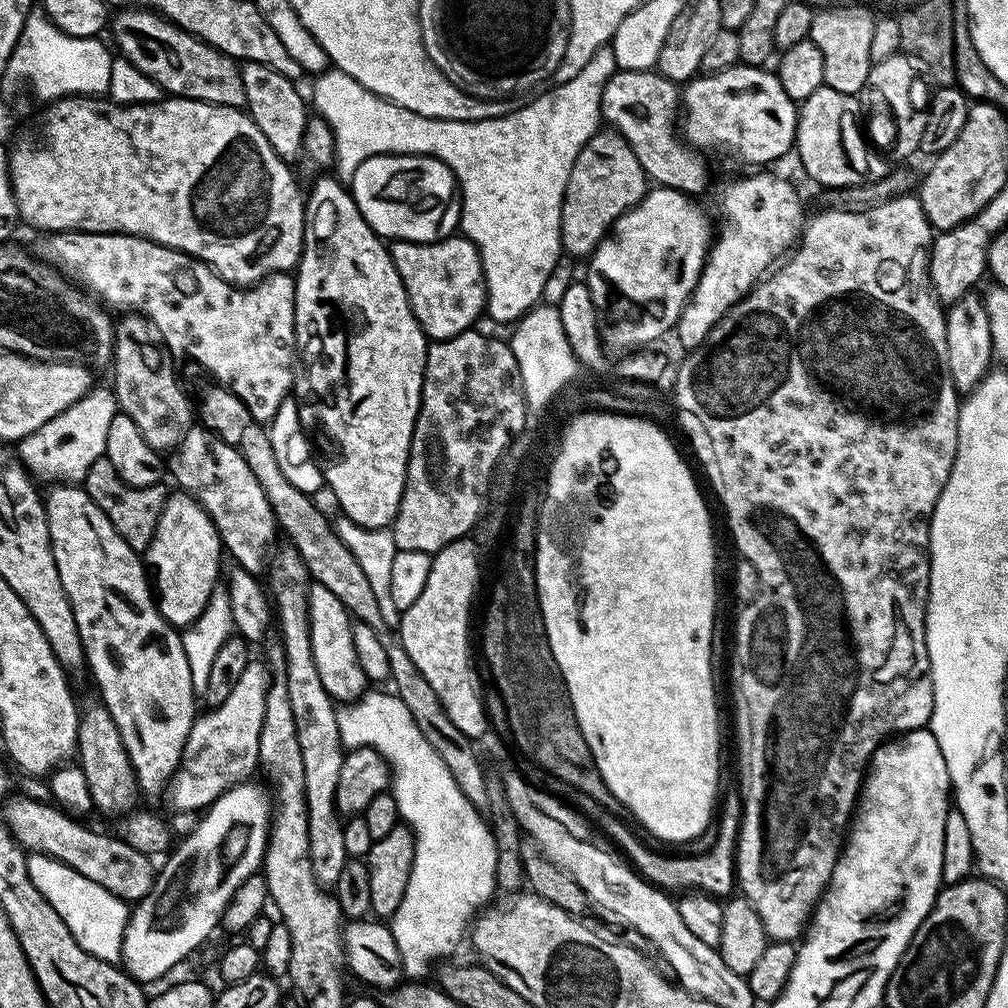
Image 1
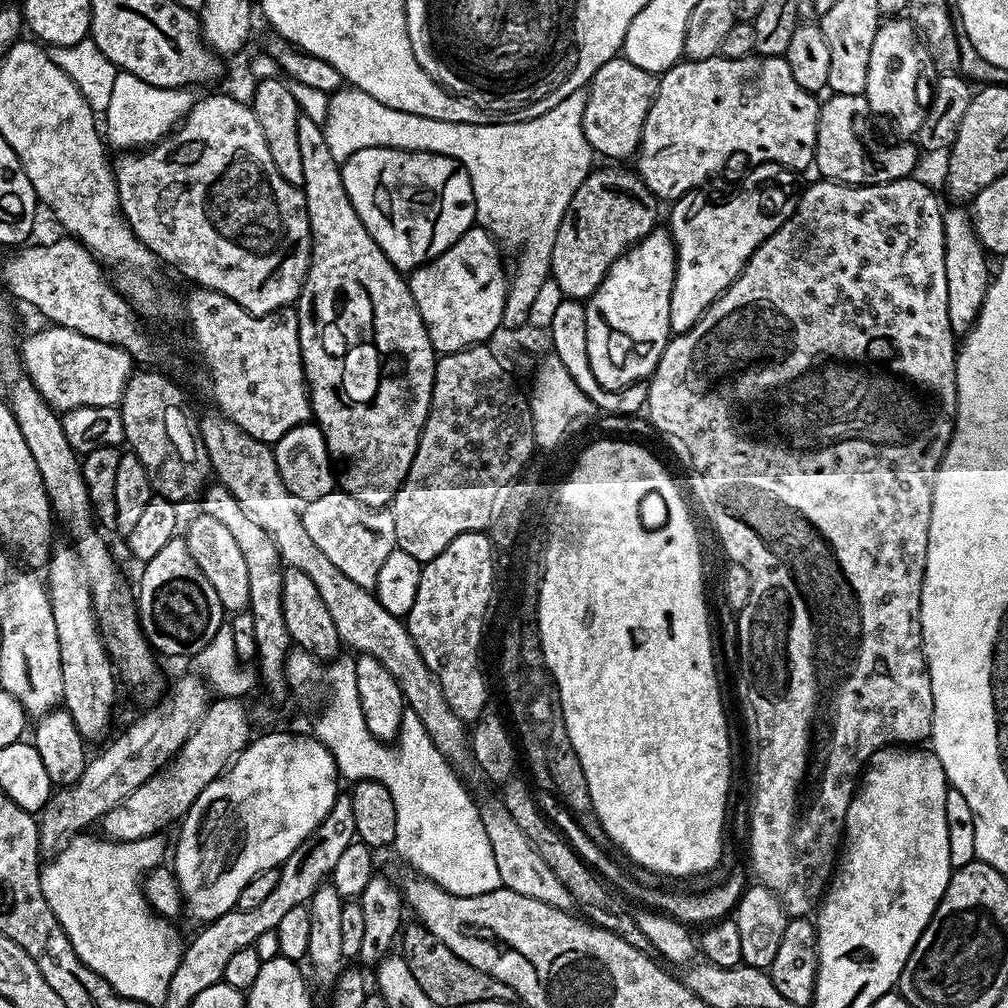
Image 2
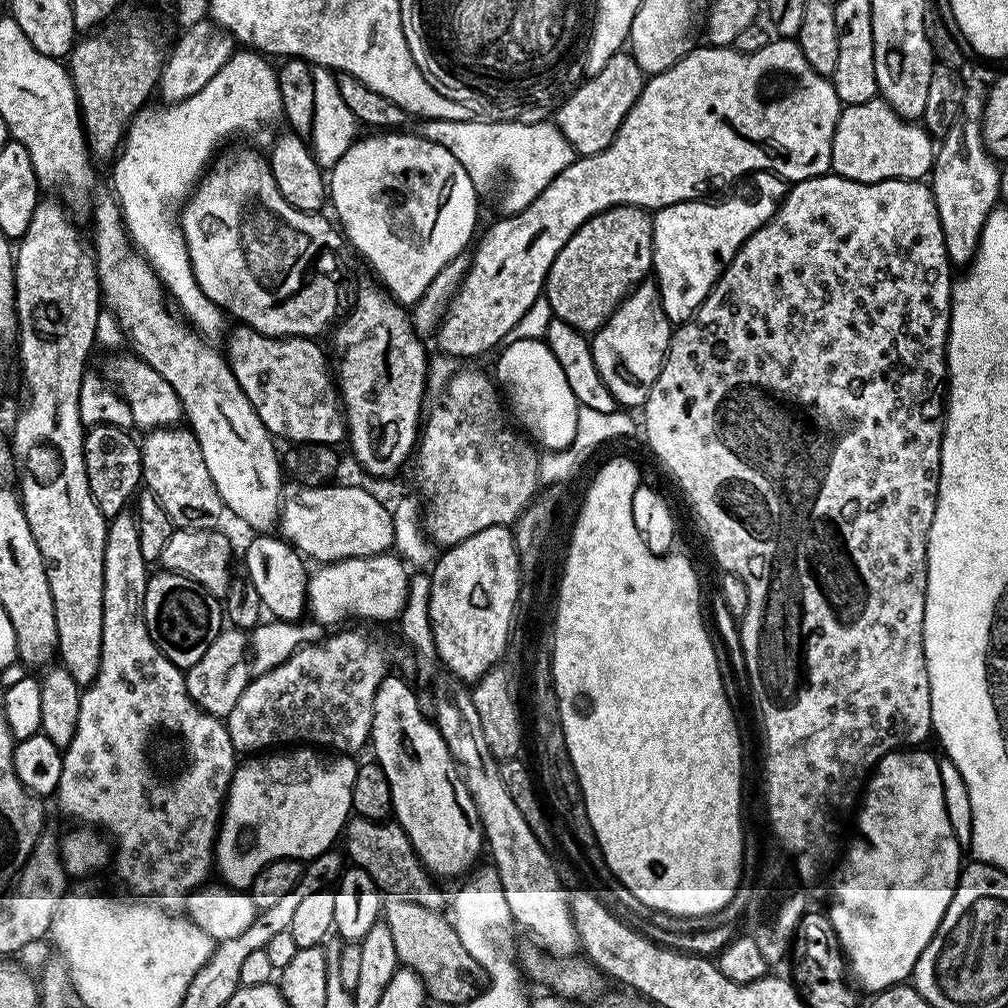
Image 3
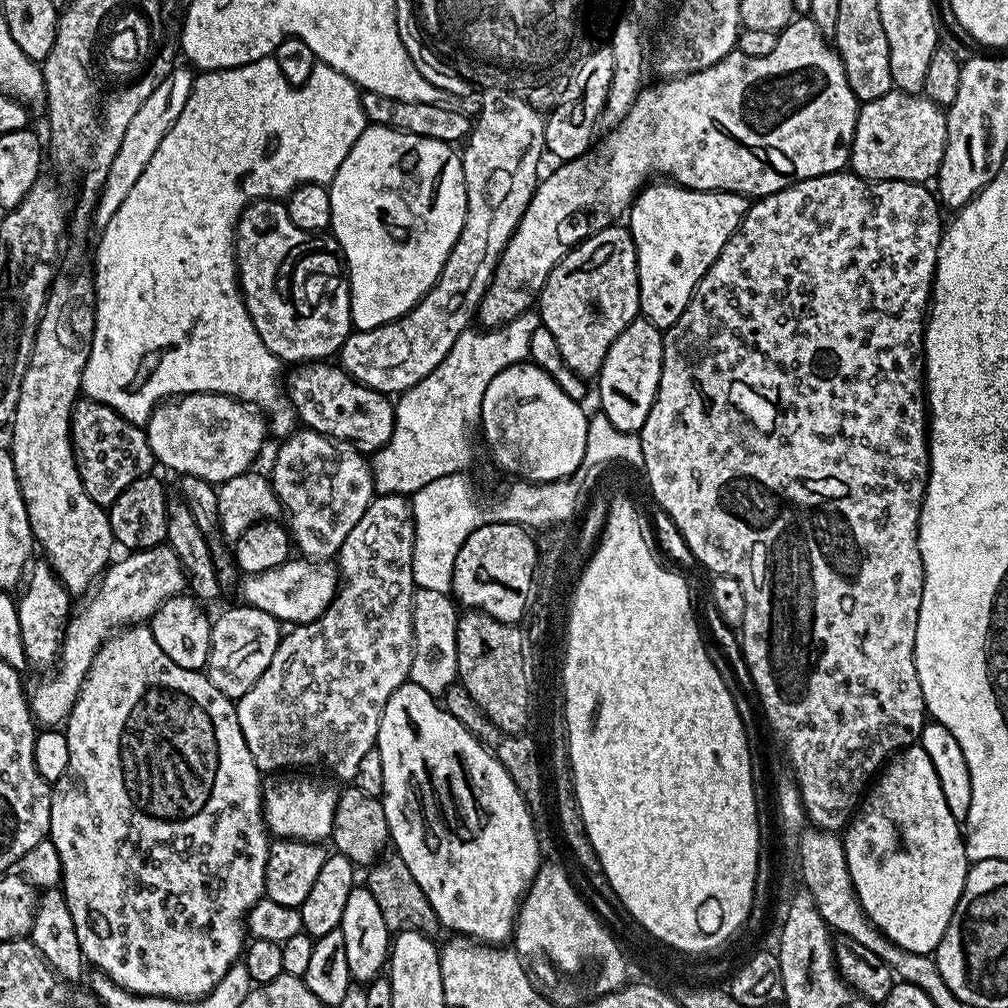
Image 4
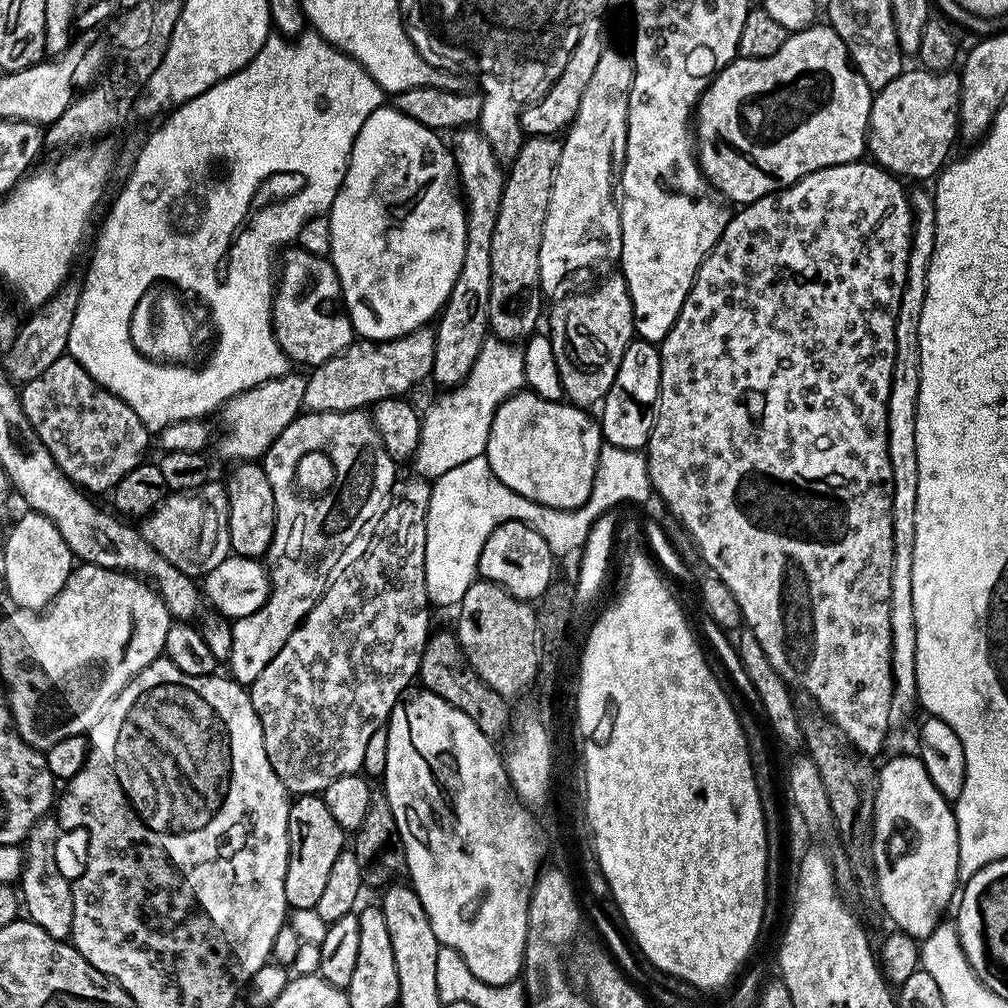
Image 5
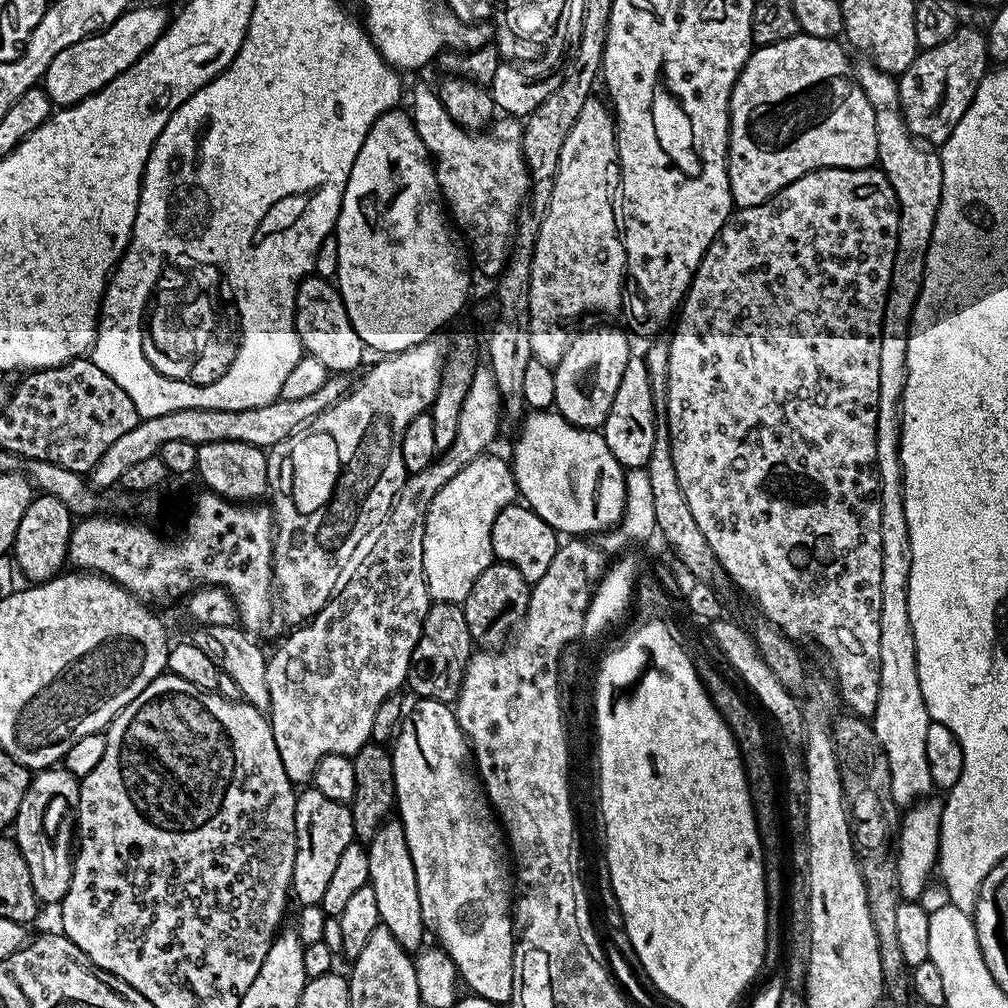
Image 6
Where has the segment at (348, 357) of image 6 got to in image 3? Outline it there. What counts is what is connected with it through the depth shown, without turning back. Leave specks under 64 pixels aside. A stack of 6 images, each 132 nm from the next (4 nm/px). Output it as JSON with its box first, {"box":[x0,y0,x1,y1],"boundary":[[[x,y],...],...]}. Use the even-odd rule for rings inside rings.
{"box":[178,152,346,338],"boundary":[[[228,152],[219,156],[193,187],[178,213],[192,273],[202,294],[231,319],[233,316],[241,325],[267,336],[320,338],[341,315],[340,279],[344,276],[346,249],[341,229],[324,214],[303,212],[290,206],[282,198],[282,190],[278,190],[278,182],[274,182],[274,174],[261,153],[259,156],[256,152]]]}

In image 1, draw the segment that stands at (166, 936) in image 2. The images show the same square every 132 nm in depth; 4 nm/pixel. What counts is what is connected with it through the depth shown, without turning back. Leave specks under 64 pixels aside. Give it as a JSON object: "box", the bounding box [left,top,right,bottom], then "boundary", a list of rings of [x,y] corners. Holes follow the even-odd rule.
{"box":[28,852,130,964],"boundary":[[[33,852],[28,856],[28,874],[30,882],[38,888],[38,894],[42,894],[42,898],[46,898],[46,902],[50,902],[50,906],[58,912],[58,918],[70,926],[70,934],[74,934],[82,950],[111,964],[121,963],[124,931],[130,915],[125,901],[98,886],[98,882],[90,882],[90,878],[78,874],[78,870],[55,860],[53,856],[45,856],[43,852]]]}

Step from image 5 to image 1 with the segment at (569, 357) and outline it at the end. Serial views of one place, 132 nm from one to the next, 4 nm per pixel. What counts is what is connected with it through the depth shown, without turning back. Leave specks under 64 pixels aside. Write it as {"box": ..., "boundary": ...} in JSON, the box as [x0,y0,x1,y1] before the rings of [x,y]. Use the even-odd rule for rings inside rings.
{"box":[560,131,650,258],"boundary":[[[604,131],[595,132],[586,146],[582,146],[566,182],[560,211],[560,246],[567,255],[575,258],[591,257],[600,241],[611,232],[617,218],[650,190],[650,181],[638,158],[634,158],[634,150],[630,150],[619,132]]]}

